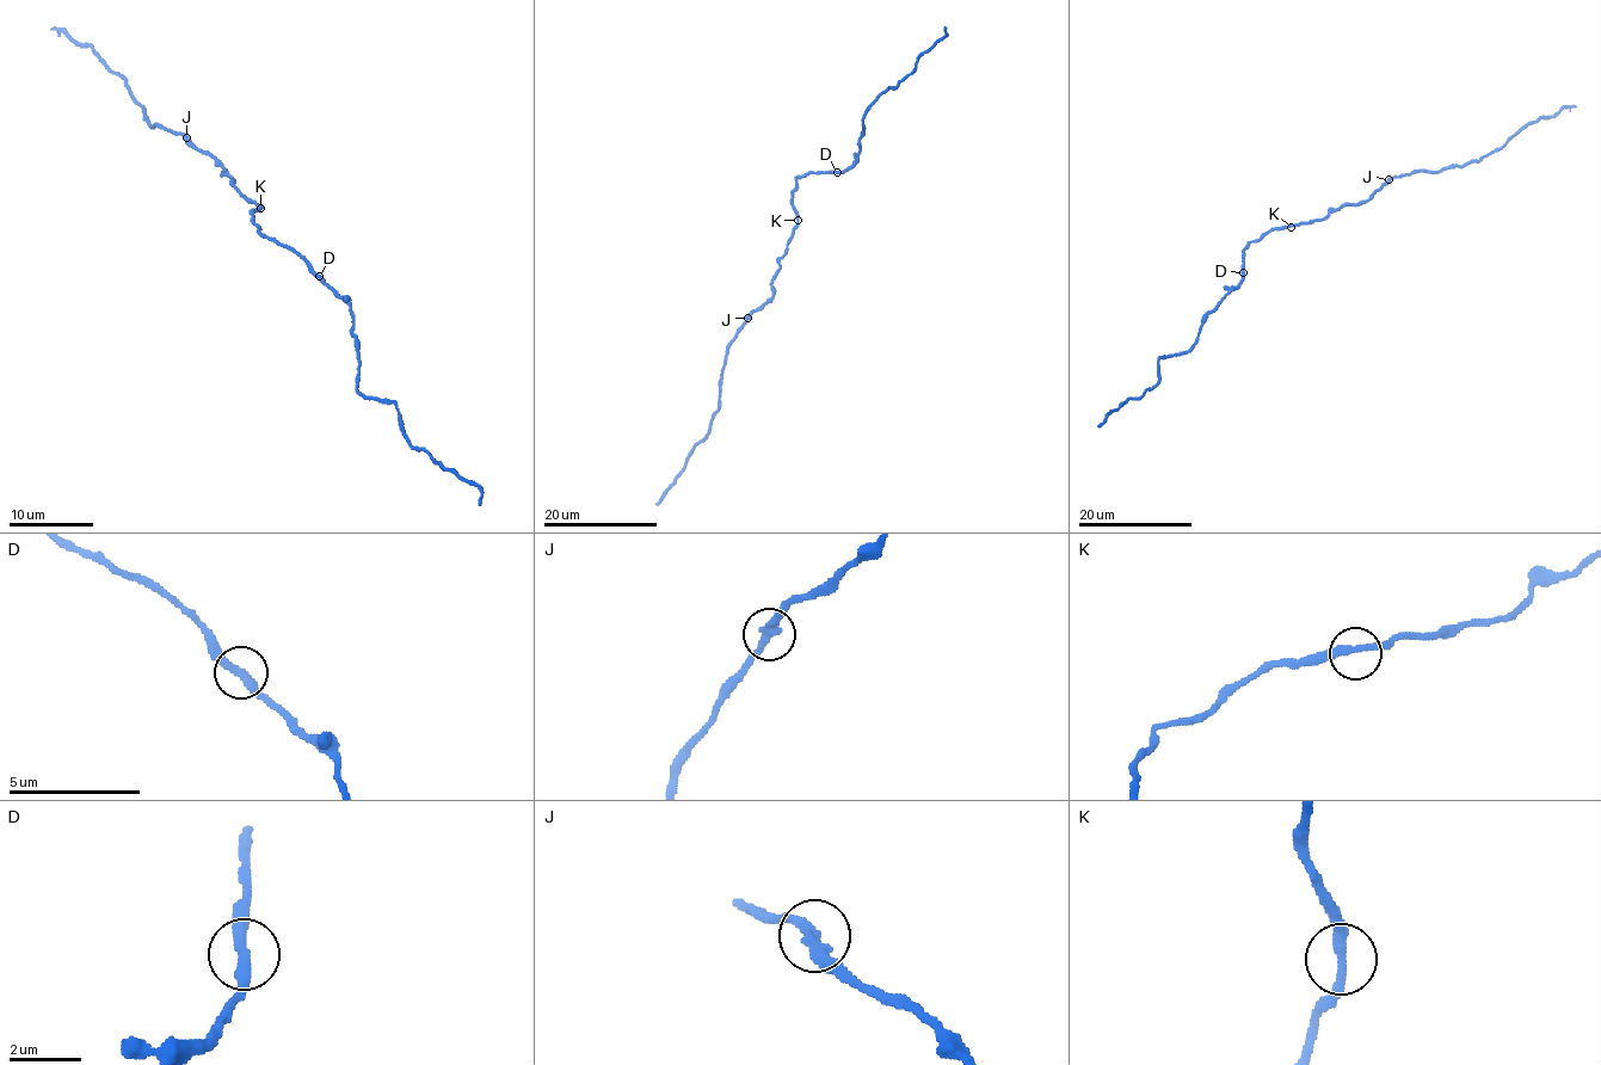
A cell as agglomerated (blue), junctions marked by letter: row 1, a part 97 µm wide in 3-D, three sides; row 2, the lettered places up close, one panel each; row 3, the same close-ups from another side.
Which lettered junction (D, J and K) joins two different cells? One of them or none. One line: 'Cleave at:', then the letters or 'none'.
Cleave at: none

